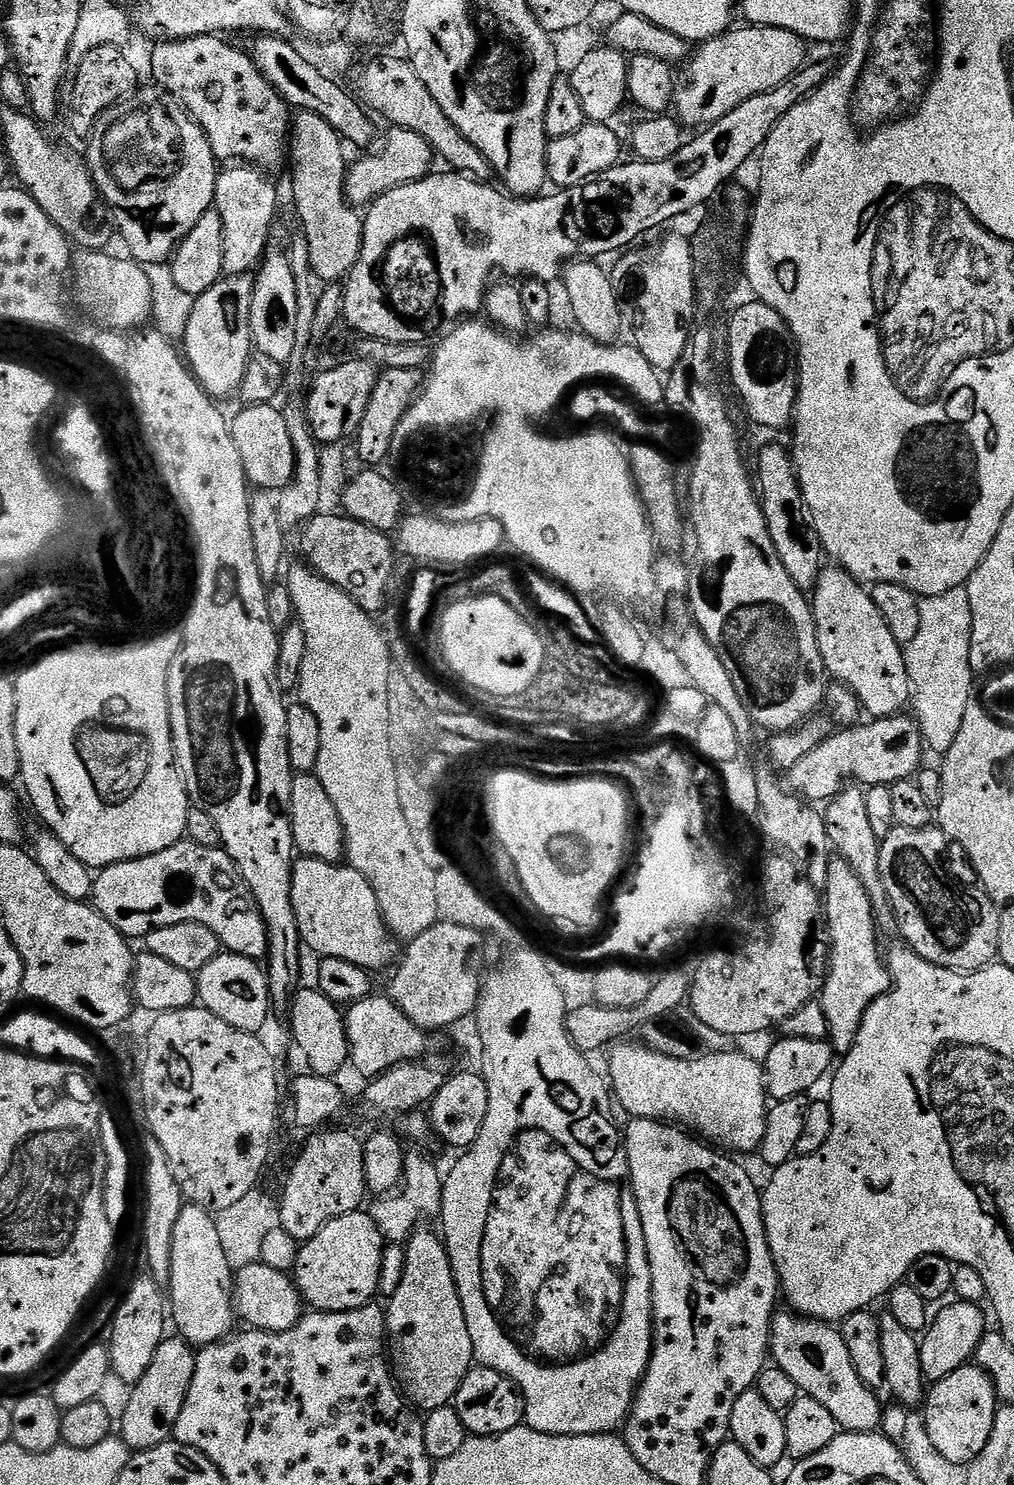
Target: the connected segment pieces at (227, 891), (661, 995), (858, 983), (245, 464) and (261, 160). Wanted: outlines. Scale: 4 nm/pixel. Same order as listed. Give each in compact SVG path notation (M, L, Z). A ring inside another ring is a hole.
M187 838L153 856L99 869L94 907L125 938L147 938L156 928L182 922L204 924L227 951L257 962L268 954L268 935L250 886L223 847L200 846Z
M668 972L661 980L657 979L652 985L650 998L633 1008L603 1008L595 1002L580 1004L573 1007L568 1014L568 1036L574 1042L579 1052L593 1054L599 1048L607 1049L617 1042L623 1041L632 1031L643 1030L647 1024L655 1024L663 1021L664 1016L670 1017L689 999L690 976L684 972Z
M844 859L828 861L828 877L822 890L822 912L825 917L828 915L832 961L828 964L828 977L822 980L818 999L822 1010L826 1010L828 1040L837 1053L843 1054L854 1046L858 1030L862 1030L866 1010L870 1010L873 1002L891 988L892 973L888 970L882 948L880 952L881 937L866 887Z
M271 403L243 407L230 420L234 446L238 446L238 458L242 458L242 470L249 485L273 493L287 488L296 472L296 451L290 442L290 430L286 430L286 418L279 407L274 407Z
M219 35L215 36L195 36L189 40L171 40L169 42L159 43L152 52L152 76L156 79L156 84L160 88L165 88L182 107L185 108L187 115L190 117L192 123L204 132L204 136L210 144L210 150L216 156L217 161L224 162L224 160L234 160L230 162L239 162L244 166L251 166L256 170L266 170L264 168L276 168L280 163L285 163L286 149L290 144L290 108L279 96L279 94L270 85L267 80L260 74L255 67L252 60L247 55L242 56L236 49L231 48L228 44L223 44Z

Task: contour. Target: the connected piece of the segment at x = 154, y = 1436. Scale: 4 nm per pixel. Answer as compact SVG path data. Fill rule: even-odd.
M176 1334L169 1335L158 1346L154 1362L150 1362L146 1374L142 1374L140 1381L131 1385L129 1392L132 1393L124 1404L124 1413L118 1416L118 1436L133 1453L145 1452L173 1439L178 1414L182 1414L190 1382L194 1382L196 1353L197 1349L187 1340L181 1340Z

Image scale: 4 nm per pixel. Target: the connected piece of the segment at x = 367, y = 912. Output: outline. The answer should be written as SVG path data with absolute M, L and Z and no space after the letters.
M297 857L292 865L291 904L303 945L318 953L319 957L345 960L367 970L384 968L397 959L397 941L384 923L378 898L374 898L370 882L351 866Z

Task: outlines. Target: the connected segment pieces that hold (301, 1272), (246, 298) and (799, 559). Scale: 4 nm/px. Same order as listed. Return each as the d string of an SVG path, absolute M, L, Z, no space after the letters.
M364 1210L339 1216L326 1226L322 1226L322 1230L318 1230L318 1234L314 1234L314 1238L300 1244L300 1253L296 1259L294 1279L296 1289L304 1297L305 1305L318 1312L349 1312L373 1303L380 1286L385 1243L380 1228L372 1221L371 1215Z
M248 278L221 279L220 283L215 284L206 294L195 297L193 304L196 305L193 306L192 313L188 312L186 316L185 332L182 337L183 359L200 387L217 401L224 400L227 396L235 397L239 393L244 375L254 356L250 334L250 302L253 285L253 281Z
M776 444L766 445L756 464L754 460L754 483L758 489L760 505L766 514L766 530L770 534L770 542L774 542L778 558L782 558L782 566L786 566L786 574L794 578L794 586L798 586L805 594L811 593L825 567L826 553L820 547L820 540L808 519L791 451L787 447L779 448Z

